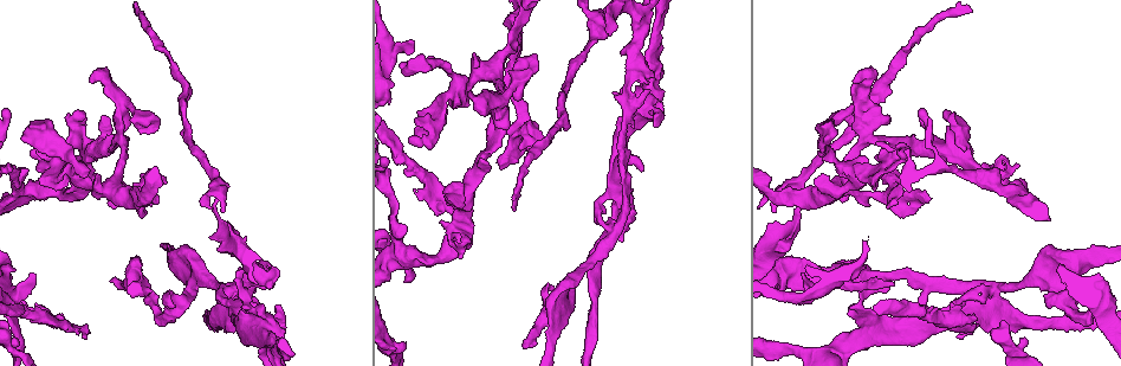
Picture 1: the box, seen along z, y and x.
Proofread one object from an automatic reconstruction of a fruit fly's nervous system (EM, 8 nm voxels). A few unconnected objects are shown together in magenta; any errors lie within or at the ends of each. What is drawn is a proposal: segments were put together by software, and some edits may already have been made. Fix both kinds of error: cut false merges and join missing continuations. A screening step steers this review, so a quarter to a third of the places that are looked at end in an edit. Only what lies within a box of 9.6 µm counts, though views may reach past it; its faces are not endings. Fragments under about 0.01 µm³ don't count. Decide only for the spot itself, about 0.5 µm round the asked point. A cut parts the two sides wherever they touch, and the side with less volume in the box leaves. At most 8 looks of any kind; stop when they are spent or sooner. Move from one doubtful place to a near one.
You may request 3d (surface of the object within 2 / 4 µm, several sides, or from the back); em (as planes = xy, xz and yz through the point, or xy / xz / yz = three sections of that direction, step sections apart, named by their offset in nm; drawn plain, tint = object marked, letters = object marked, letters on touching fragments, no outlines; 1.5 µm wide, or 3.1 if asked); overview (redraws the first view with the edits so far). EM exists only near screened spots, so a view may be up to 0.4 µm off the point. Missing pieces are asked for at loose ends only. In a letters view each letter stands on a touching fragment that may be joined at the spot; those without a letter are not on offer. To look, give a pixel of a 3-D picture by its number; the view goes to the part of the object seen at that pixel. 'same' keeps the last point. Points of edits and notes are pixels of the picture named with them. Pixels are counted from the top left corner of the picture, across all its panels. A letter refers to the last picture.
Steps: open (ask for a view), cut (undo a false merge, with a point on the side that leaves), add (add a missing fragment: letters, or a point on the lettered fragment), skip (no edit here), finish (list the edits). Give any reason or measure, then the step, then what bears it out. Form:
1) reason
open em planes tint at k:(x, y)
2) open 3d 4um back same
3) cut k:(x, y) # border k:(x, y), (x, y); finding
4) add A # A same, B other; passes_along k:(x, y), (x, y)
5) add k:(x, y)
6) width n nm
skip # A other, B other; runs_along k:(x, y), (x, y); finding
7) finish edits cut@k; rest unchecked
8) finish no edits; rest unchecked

abrupt turn
open em planes plain at 1:(831, 266)

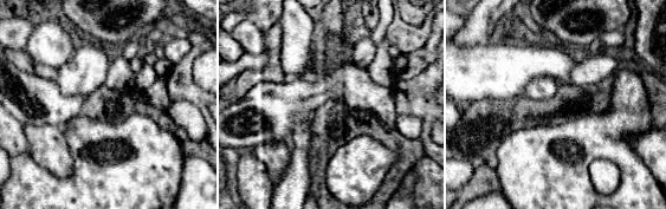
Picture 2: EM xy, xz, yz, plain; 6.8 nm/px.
what lies round it
open em planes letters same

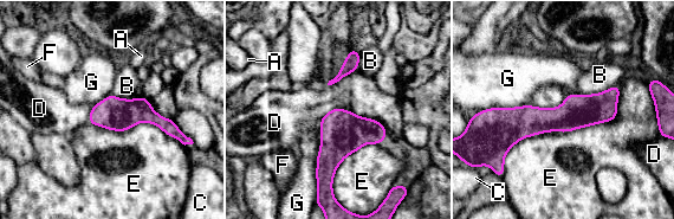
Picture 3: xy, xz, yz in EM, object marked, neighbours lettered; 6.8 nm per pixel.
width 220 nm
skip # A other, B other, C other, D other, E other, F other, G other; all the same cell

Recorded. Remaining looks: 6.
narrows sharply
open em planes plain at 1:(798, 186)

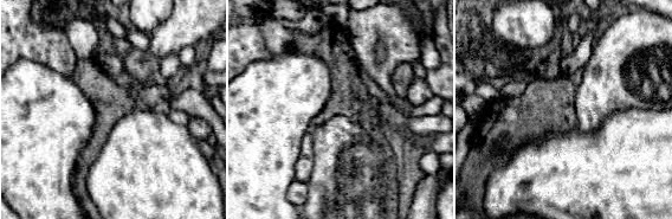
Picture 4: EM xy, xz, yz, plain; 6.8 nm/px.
see the neighbours
open em planes letters same

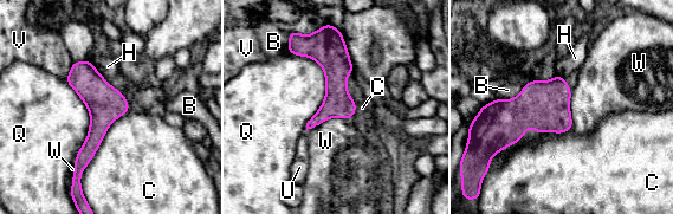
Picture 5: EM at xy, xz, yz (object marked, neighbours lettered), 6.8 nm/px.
width 190 nm; longest_contact C 600 nm
skip # B other, C other, H other, Q other, U other, V other, W other; continuous, no second cell

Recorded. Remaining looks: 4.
an open end
open 3d 2um at 1:(901, 187)

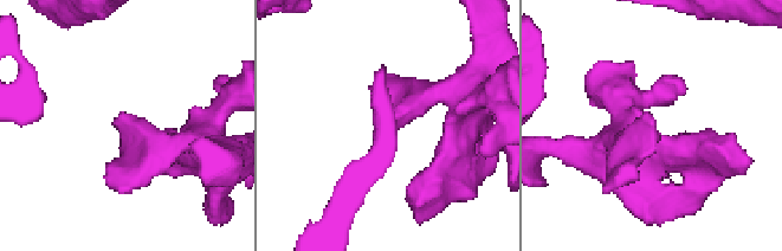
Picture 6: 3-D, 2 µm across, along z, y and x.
open em xz step 4 plain at 6:(119, 115)

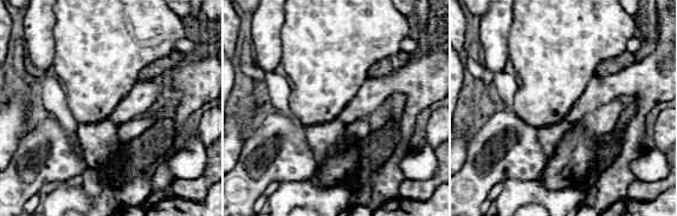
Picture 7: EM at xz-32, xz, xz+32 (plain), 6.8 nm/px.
open em xz step 4 letters same

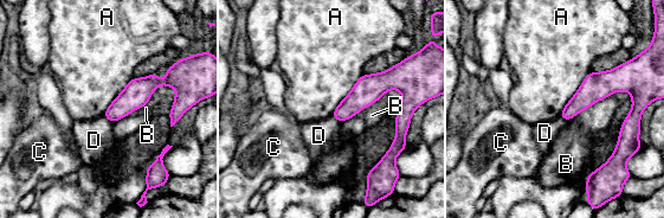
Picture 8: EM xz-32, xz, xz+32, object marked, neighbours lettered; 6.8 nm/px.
longest_contact A 380 nm
skip # A other, B other, C other, D other; border 8:(591, 71), (558, 116); none of them fits

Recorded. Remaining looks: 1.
finish no edits; rest unchecked

